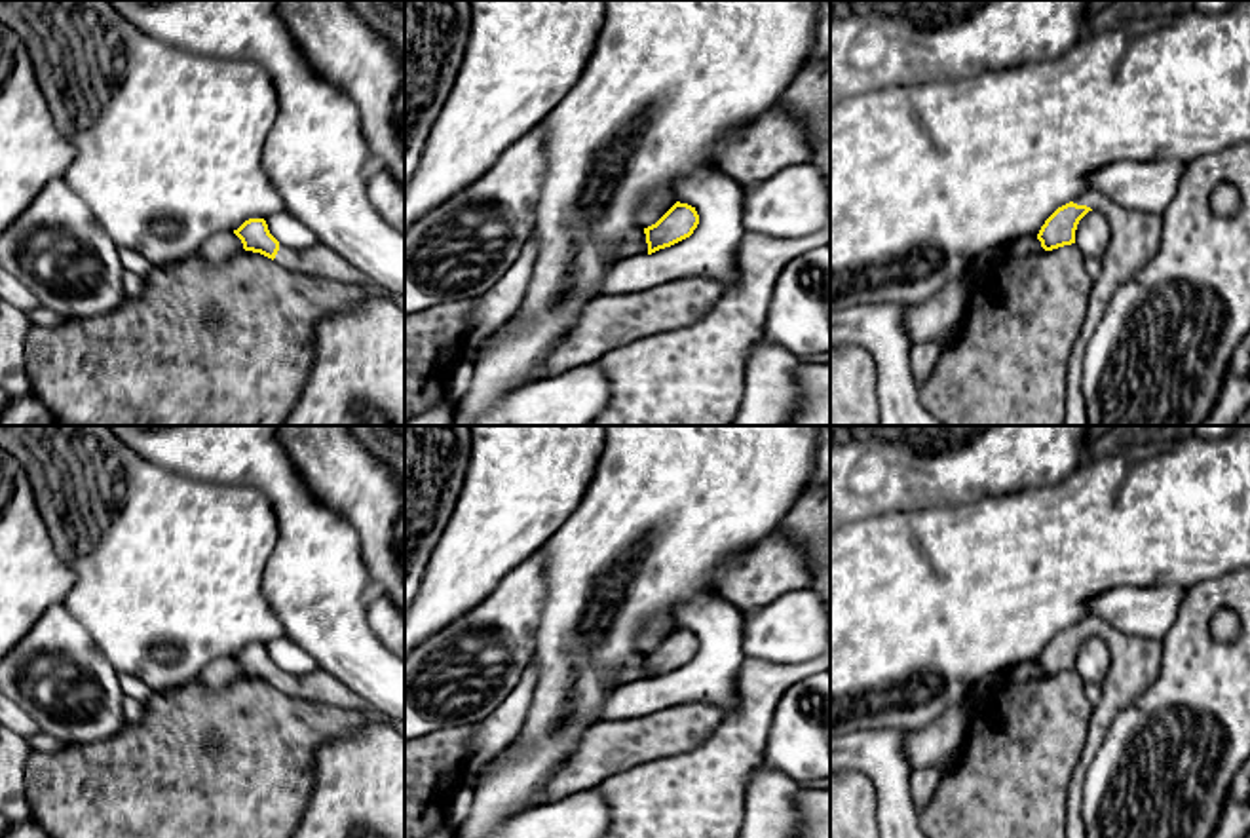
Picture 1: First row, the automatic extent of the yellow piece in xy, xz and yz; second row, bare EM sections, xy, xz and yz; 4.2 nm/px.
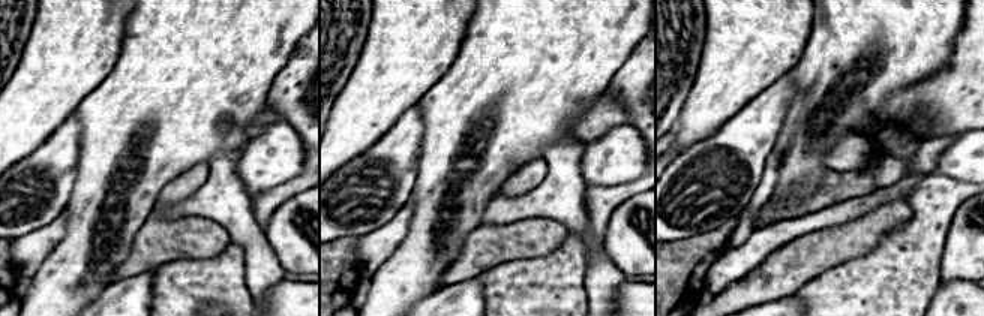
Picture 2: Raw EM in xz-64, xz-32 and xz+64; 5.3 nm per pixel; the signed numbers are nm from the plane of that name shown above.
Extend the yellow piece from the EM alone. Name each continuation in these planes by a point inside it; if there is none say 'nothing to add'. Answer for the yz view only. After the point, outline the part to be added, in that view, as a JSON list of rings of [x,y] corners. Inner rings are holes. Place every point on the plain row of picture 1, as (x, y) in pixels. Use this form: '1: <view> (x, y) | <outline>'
1: yz (1135, 660) | [[[1087,616],[1077,625],[1077,631],[1087,631],[1100,637],[1111,654],[1109,669],[1100,682],[1102,697],[1092,707],[1089,733],[1079,754],[1079,766],[1073,770],[1066,794],[1066,838],[1087,838],[1085,821],[1081,815],[1085,766],[1089,766],[1106,739],[1106,732],[1117,713],[1127,707],[1132,697],[1147,688],[1159,673],[1163,642],[1125,635],[1098,616]]]

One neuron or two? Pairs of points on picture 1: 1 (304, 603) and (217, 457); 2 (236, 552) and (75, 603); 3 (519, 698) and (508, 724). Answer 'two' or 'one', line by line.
1: one
2: one
3: one

